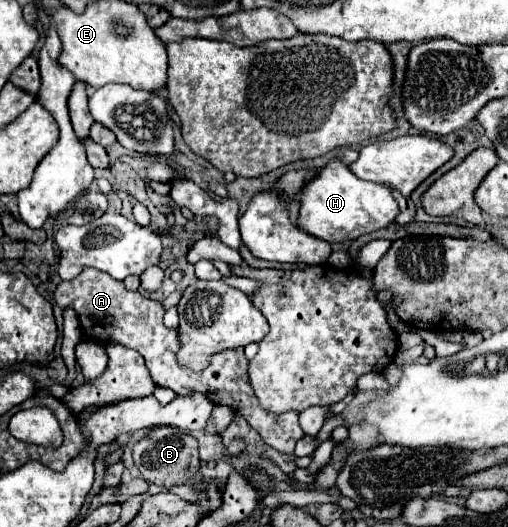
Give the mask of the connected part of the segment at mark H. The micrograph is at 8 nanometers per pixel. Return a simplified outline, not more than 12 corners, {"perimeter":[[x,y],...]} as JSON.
{"perimeter":[[339,159],[303,187],[297,229],[329,243],[395,221],[381,183]]}

